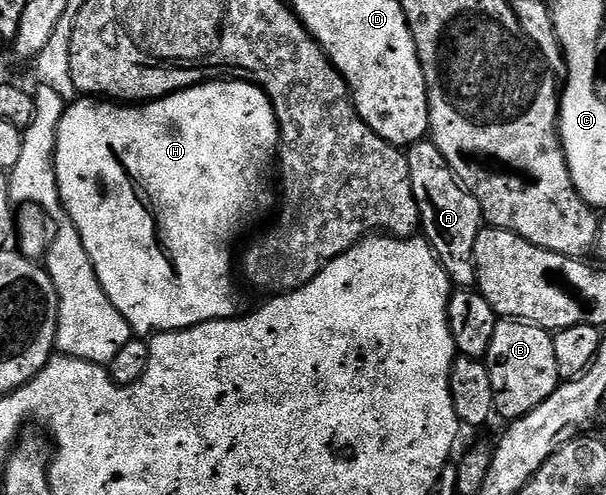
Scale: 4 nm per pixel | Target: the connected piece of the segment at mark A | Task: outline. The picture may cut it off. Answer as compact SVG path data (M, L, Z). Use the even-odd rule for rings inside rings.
M413 143L406 148L405 154L409 165L409 181L419 210L422 234L434 249L441 269L445 269L452 284L459 289L474 288L477 283L475 246L477 237L485 230L485 220L477 197L470 195L466 187L460 183L449 161L441 157L441 149L437 149L435 143Z

